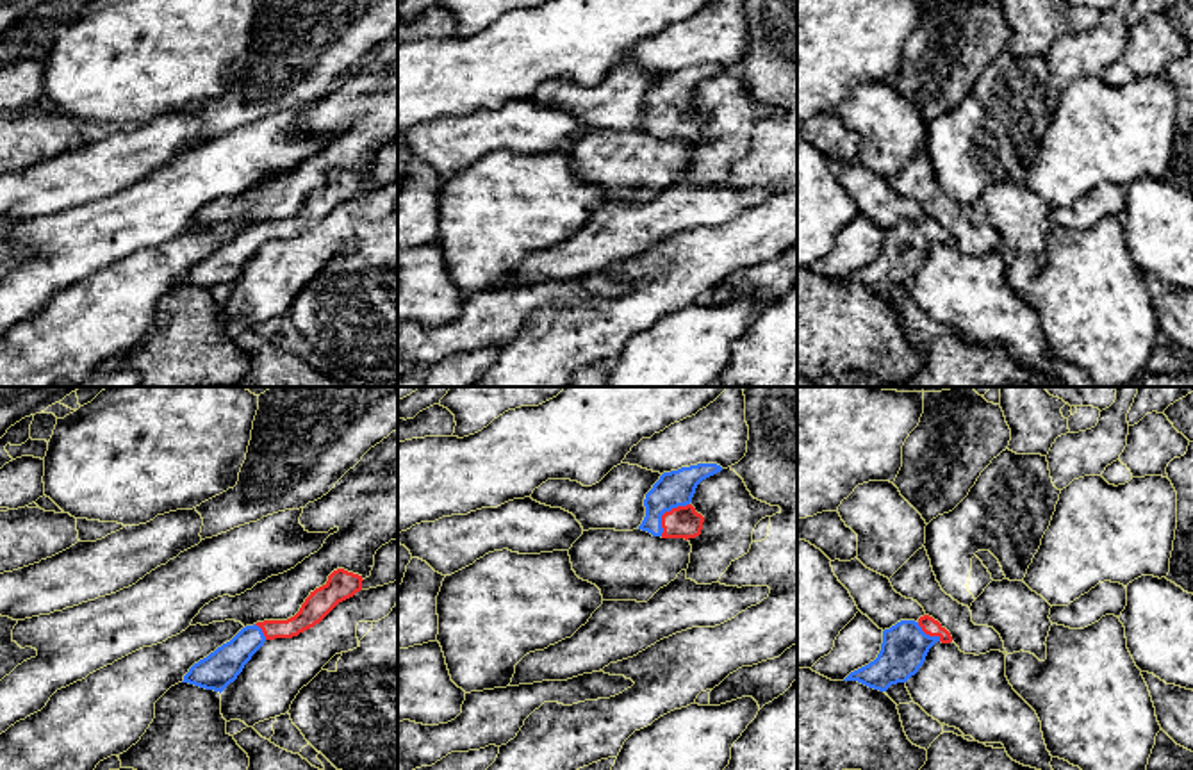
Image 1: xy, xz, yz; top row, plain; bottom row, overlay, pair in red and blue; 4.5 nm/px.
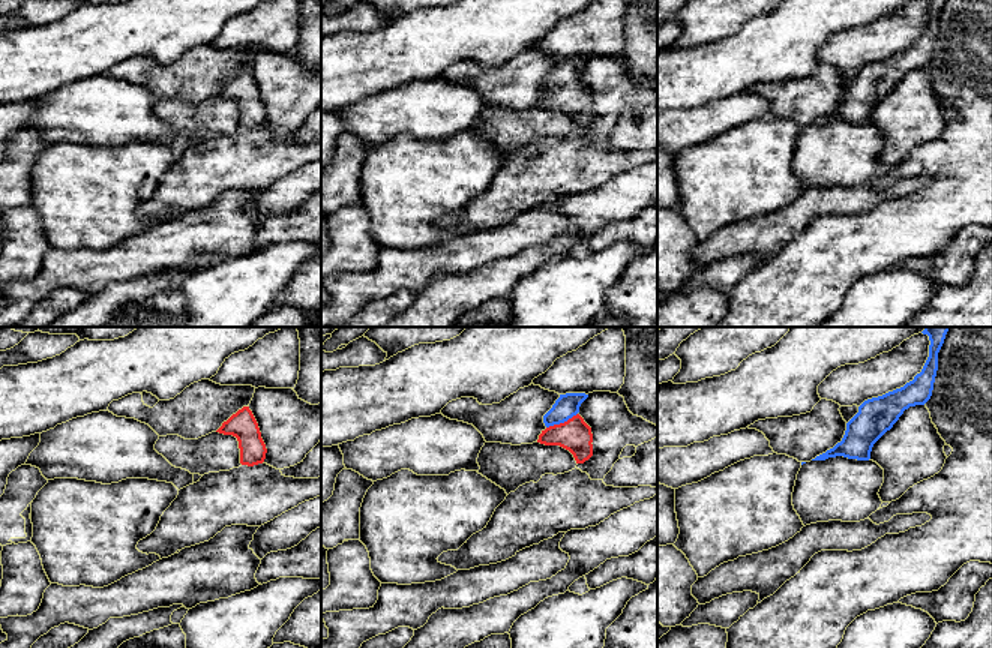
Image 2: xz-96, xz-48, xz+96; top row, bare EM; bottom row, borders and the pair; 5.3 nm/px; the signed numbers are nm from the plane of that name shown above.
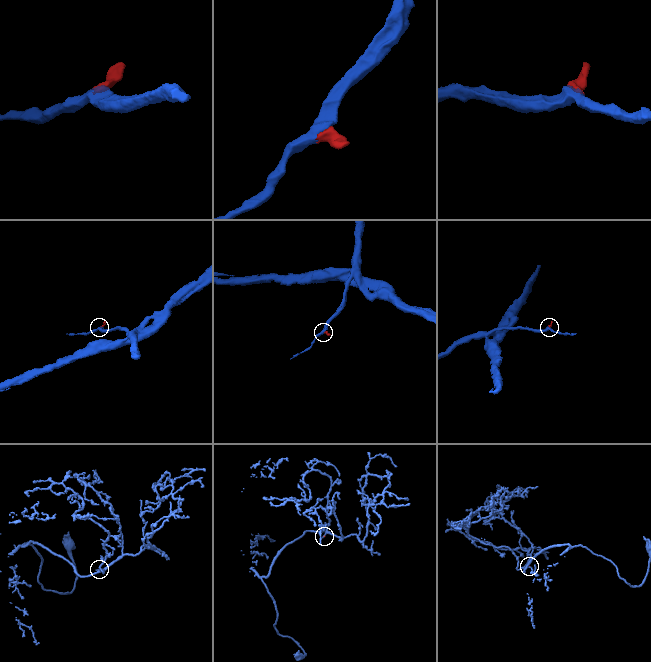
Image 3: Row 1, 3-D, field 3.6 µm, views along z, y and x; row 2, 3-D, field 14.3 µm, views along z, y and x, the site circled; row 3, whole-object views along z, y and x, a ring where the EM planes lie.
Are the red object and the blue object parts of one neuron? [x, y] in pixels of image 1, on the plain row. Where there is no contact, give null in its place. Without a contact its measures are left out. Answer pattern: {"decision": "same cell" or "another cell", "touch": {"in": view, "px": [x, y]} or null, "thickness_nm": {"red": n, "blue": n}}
{"decision": "same cell", "touch": {"in": "xz", "px": [666, 113]}, "thickness_nm": {"red": 140, "blue": 160}}

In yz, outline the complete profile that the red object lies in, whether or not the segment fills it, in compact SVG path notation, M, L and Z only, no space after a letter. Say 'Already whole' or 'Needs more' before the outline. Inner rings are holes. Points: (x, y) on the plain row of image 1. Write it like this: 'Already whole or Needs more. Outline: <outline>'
Needs more. Outline: M933 217L901 221L883 232L877 258L851 273L843 282L858 282L868 289L886 292L892 285L906 283L924 266L929 250L936 244L950 244L950 233Z

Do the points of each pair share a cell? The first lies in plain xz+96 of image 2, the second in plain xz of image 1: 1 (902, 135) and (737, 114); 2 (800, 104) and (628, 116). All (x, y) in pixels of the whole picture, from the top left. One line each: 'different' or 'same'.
1: same
2: same

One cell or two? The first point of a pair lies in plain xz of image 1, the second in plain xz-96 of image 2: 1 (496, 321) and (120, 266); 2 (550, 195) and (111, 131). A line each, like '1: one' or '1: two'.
1: one
2: two

